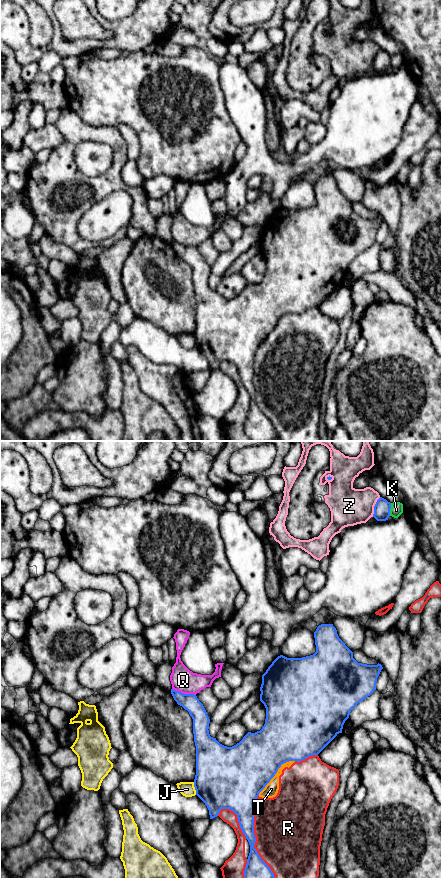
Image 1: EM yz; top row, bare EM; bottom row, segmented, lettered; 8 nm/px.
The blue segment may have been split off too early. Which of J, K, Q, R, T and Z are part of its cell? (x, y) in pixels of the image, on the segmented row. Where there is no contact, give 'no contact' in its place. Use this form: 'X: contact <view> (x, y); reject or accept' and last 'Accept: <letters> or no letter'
J: contact yz (195, 788); reject
K: contact yz (390, 508); reject
Q: contact yz (184, 694); reject
R: contact yz (254, 836); reject
T: contact yz (275, 773); reject
Z: contact yz (374, 507); reject
Accept: no letter

